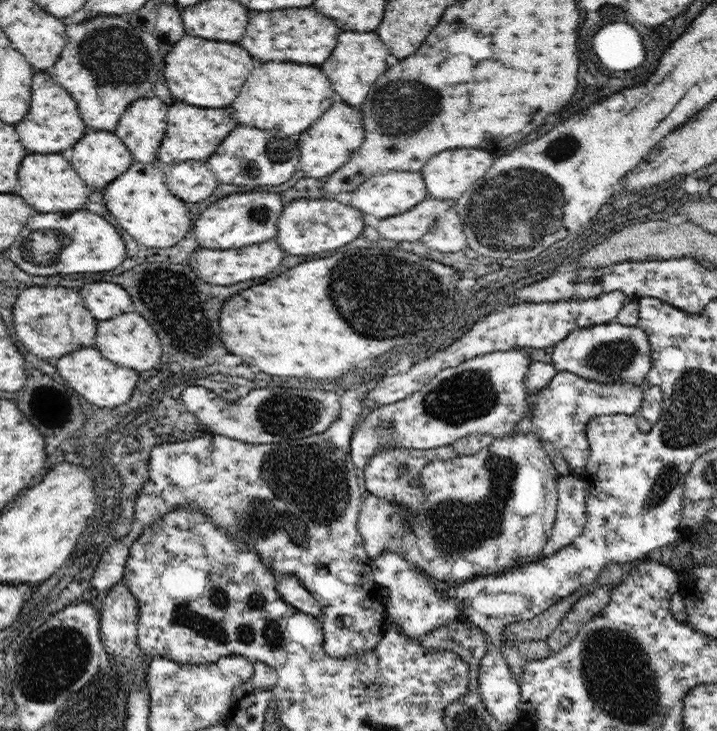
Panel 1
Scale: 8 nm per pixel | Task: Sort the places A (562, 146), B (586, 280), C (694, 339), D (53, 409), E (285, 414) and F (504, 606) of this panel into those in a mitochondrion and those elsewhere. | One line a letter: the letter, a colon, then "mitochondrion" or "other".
A: mitochondrion
B: mitochondrion
C: other
D: other
E: mitochondrion
F: other

